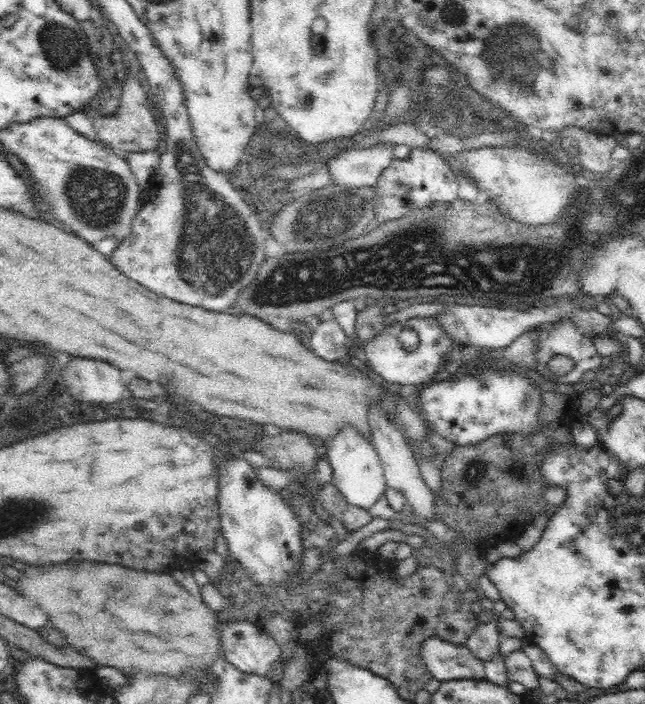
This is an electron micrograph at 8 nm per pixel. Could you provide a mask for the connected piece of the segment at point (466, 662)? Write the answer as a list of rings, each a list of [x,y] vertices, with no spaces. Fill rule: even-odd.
[[[436,634],[429,635],[421,643],[420,655],[425,669],[438,681],[485,680],[485,664],[465,645],[447,642]]]

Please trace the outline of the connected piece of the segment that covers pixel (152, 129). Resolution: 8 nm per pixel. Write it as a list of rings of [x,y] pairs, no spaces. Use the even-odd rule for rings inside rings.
[[[128,78],[123,83],[119,107],[114,116],[110,116],[108,120],[94,120],[94,131],[100,137],[100,142],[112,147],[116,152],[122,150],[127,154],[134,151],[161,149],[162,142],[158,142],[160,132],[152,112],[146,105],[148,98],[139,81],[136,78]],[[156,144],[158,144],[158,148],[156,148]]]

